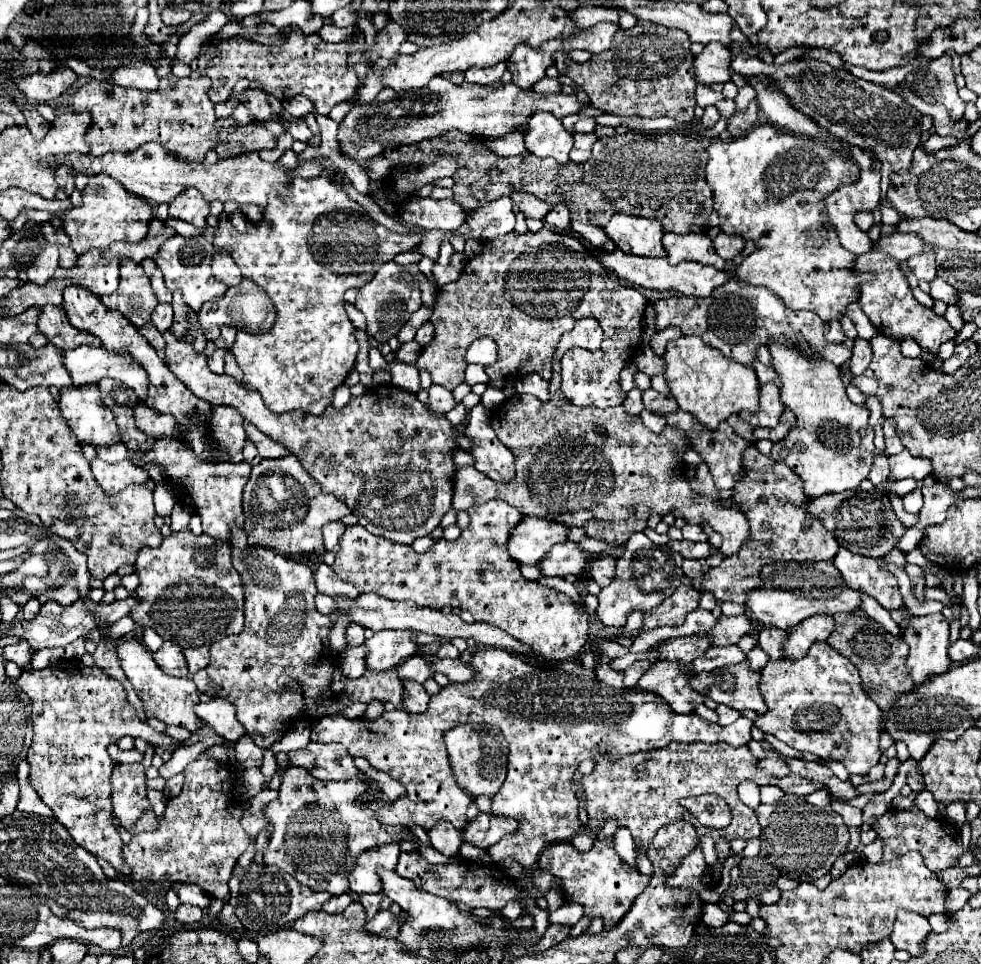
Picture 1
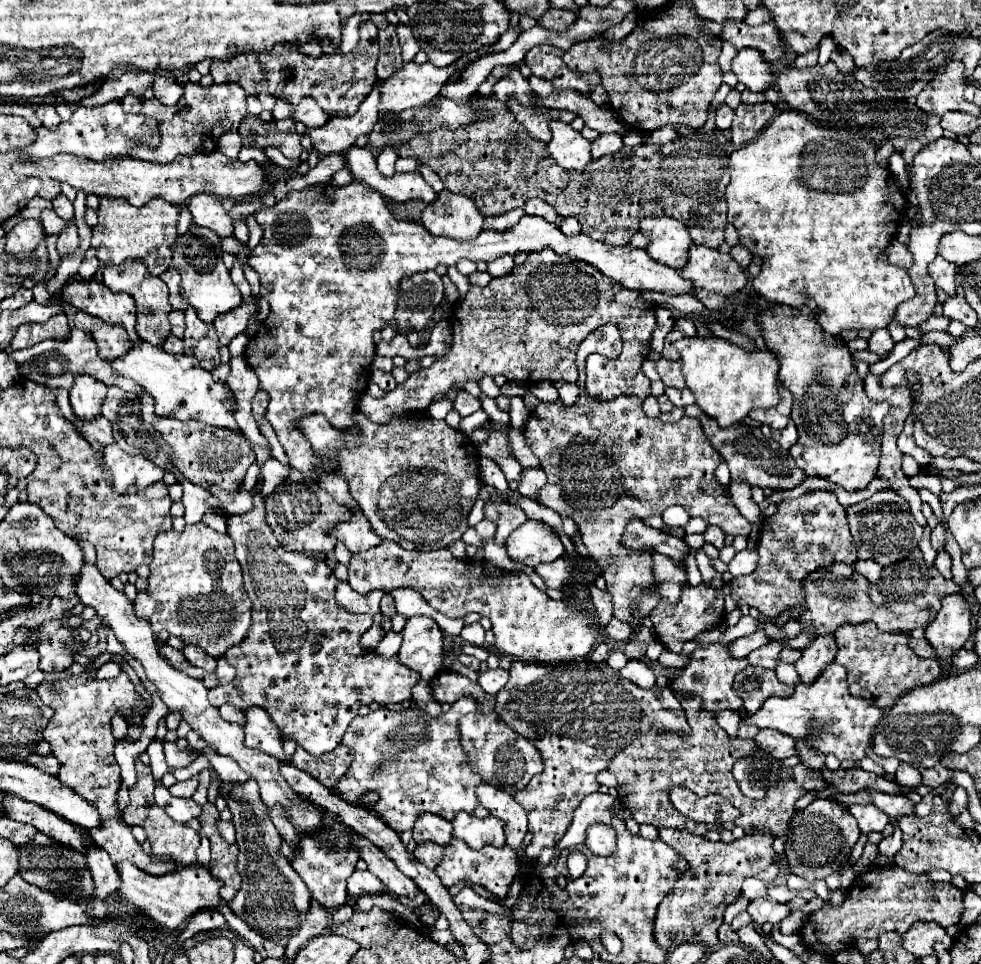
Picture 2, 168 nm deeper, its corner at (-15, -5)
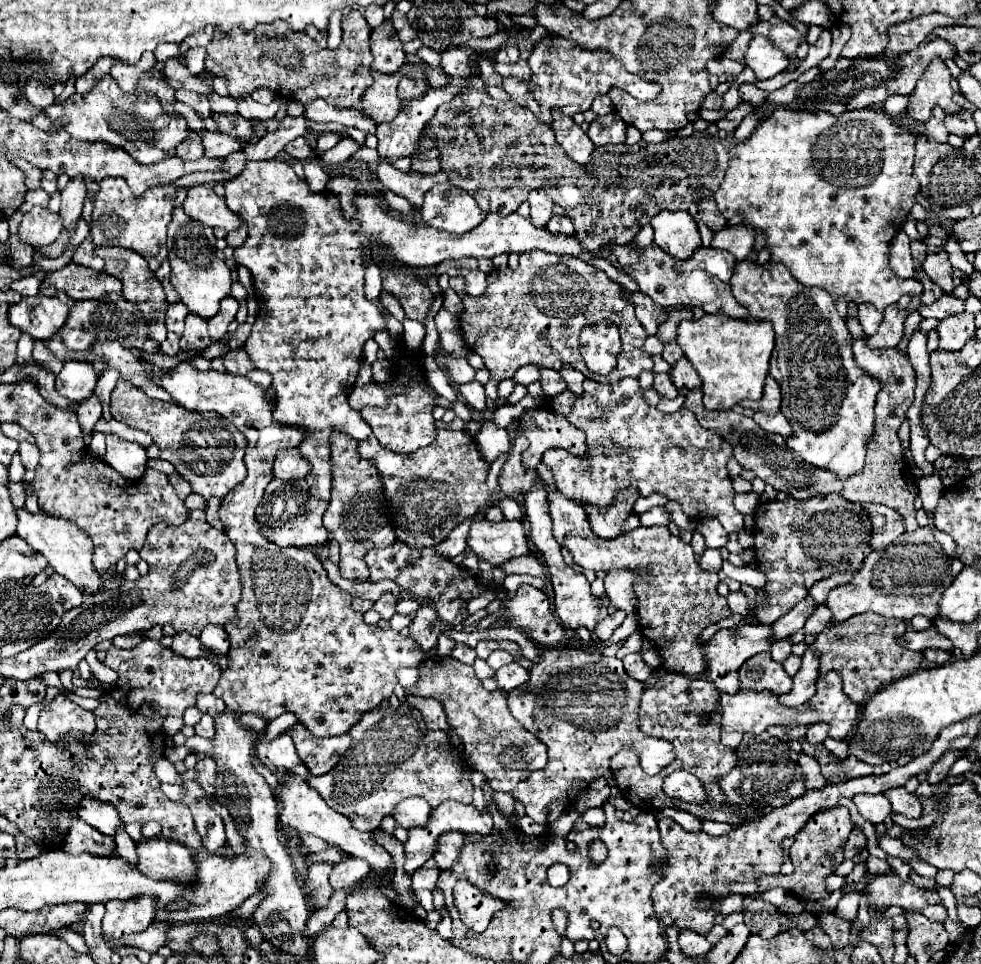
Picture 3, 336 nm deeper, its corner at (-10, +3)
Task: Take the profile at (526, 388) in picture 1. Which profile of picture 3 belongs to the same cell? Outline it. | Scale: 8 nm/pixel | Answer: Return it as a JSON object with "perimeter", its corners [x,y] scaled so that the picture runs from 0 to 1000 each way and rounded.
{"perimeter":[[[572,384],[572,390],[578,396],[580,405],[584,405],[586,409],[594,409],[594,394],[596,394],[596,390],[592,386],[588,386],[588,384]]]}

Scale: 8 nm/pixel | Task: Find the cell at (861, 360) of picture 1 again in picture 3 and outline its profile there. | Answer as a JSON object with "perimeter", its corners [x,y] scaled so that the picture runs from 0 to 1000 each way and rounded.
{"perimeter":[[[878,315],[876,317],[876,326],[874,326],[880,342],[884,349],[890,349],[896,340],[896,336],[900,334],[900,326],[898,324],[892,324],[890,315]]]}

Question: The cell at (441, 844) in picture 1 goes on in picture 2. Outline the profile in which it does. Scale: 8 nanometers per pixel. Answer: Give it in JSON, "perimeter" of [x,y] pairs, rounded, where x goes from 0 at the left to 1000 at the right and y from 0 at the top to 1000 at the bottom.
{"perimeter":[[[430,844],[424,855],[422,855],[422,871],[424,873],[442,873],[442,876],[459,876],[461,871],[461,853],[440,846],[440,844]]]}

